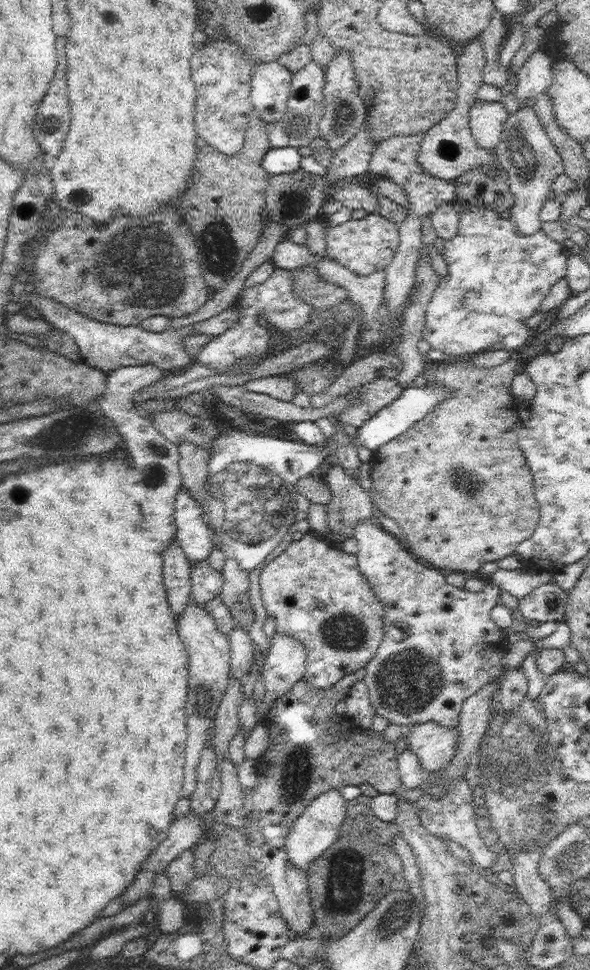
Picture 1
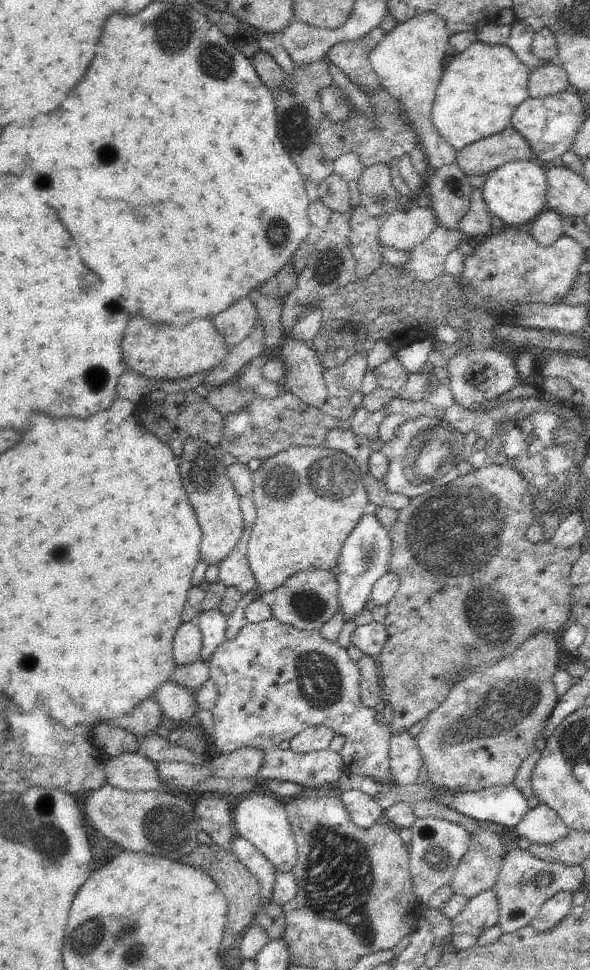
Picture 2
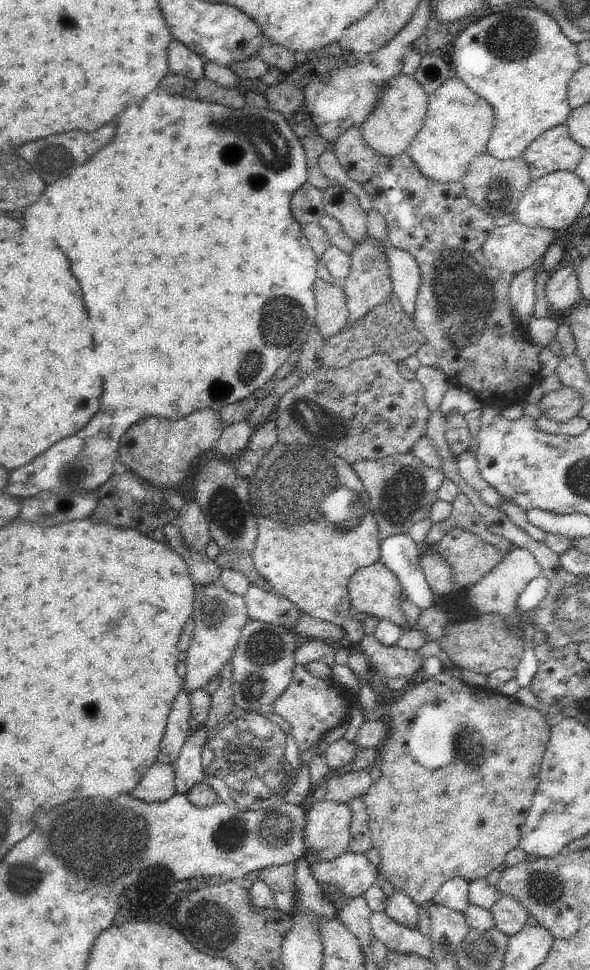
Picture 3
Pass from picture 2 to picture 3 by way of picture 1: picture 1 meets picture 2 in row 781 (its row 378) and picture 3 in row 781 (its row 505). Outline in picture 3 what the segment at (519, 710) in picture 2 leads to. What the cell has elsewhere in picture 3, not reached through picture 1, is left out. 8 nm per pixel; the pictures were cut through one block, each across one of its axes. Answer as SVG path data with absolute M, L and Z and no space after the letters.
M444 670L423 684L415 685L398 700L393 699L386 709L386 714L390 719L388 734L386 740L381 744L377 762L382 776L373 782L361 800L369 813L372 847L380 853L382 859L377 866L379 874L393 885L394 890L408 893L416 905L431 904L438 888L444 882L455 877L464 878L468 882L486 878L494 870L503 868L506 856L518 847L539 784L539 771L544 754L548 749L552 725L546 720L542 710L523 706L514 696L509 697L497 691L488 691L485 688L466 684Z

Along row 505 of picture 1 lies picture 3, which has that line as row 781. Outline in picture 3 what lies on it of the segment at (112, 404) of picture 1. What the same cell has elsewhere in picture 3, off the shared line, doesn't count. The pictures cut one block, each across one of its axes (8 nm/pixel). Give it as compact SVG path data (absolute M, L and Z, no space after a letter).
M156 761L134 788L132 798L147 803L166 802L174 793L174 765Z

